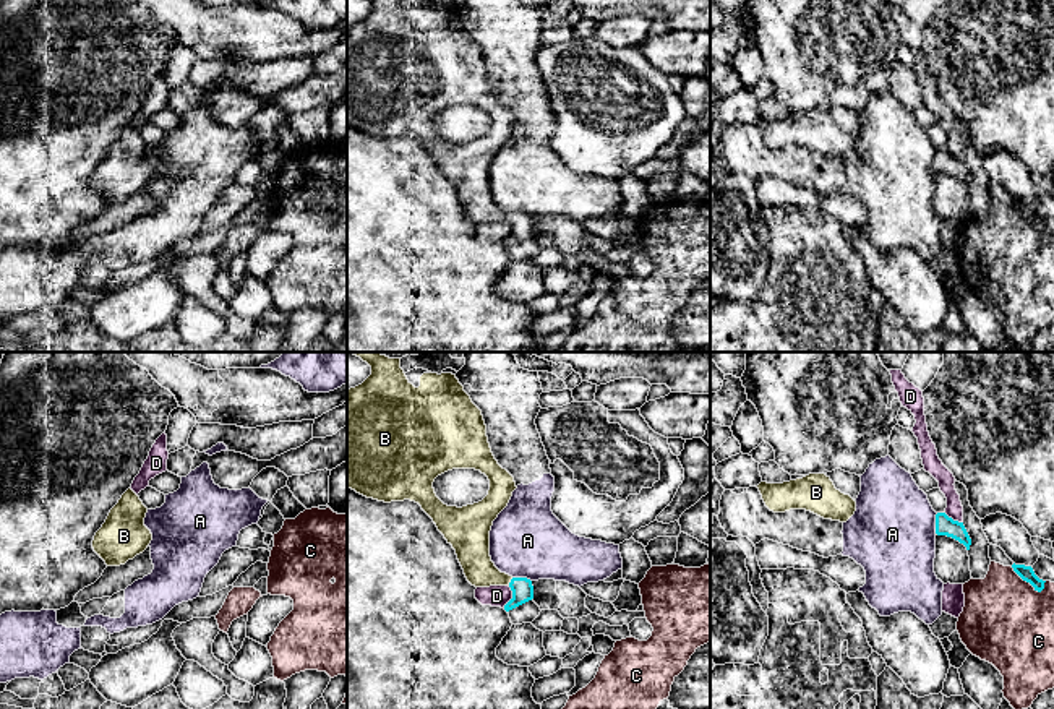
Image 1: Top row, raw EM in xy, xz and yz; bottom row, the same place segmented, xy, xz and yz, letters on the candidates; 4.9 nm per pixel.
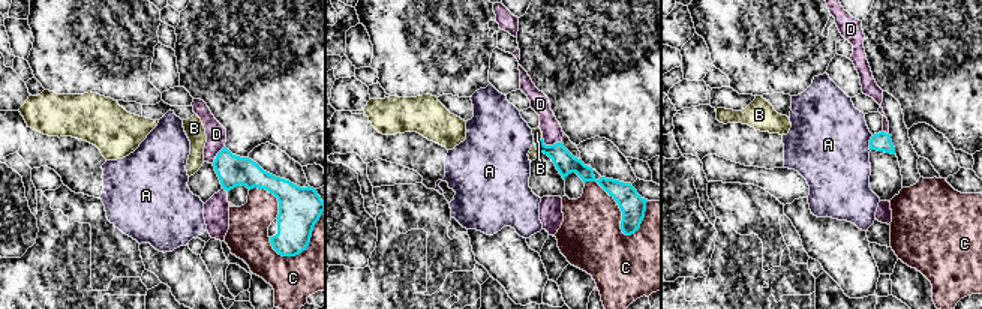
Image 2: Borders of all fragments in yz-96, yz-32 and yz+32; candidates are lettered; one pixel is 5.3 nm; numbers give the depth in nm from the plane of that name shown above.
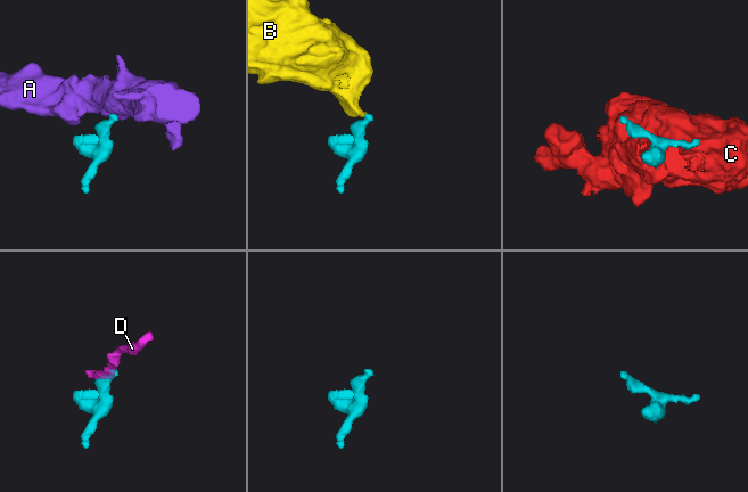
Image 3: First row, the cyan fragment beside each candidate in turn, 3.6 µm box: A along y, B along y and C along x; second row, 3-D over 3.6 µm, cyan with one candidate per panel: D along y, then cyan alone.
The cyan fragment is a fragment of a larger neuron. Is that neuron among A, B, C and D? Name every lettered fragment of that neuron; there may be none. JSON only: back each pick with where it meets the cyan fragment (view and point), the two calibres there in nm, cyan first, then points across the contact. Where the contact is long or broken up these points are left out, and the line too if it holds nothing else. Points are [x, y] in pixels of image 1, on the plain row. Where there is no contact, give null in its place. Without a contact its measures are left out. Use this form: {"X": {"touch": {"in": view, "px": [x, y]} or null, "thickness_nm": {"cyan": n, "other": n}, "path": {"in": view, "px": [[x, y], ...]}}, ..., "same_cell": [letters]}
{"B": {"touch": {"in": "xz", "px": [511, 218]}, "thickness_nm": {"cyan": 110, "other": 170}, "path": {"in": "xz", "px": [[522, 227], [511, 218], [497, 214], [472, 185]]}}, "same_cell": ["B"]}

